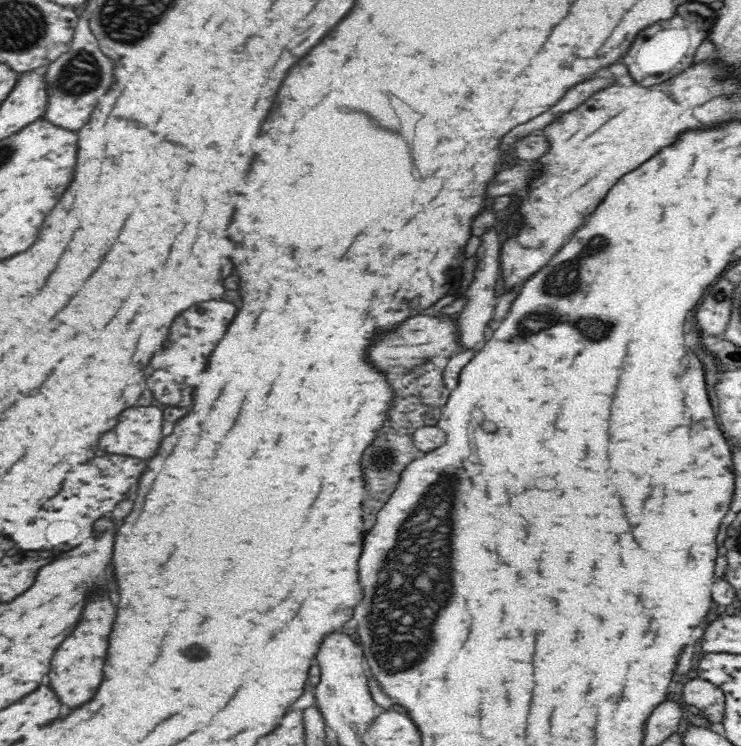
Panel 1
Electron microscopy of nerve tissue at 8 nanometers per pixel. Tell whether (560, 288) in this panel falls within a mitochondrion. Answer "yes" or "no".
yes

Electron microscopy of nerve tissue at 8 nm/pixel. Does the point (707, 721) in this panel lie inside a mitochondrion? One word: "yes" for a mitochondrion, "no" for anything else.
no

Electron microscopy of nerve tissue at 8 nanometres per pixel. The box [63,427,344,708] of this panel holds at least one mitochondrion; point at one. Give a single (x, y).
(195, 652)

